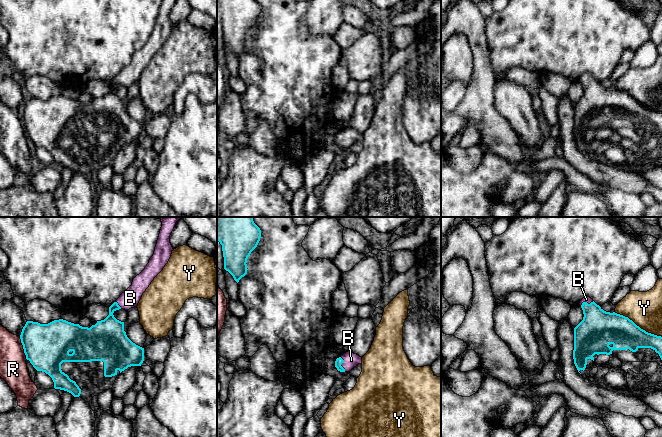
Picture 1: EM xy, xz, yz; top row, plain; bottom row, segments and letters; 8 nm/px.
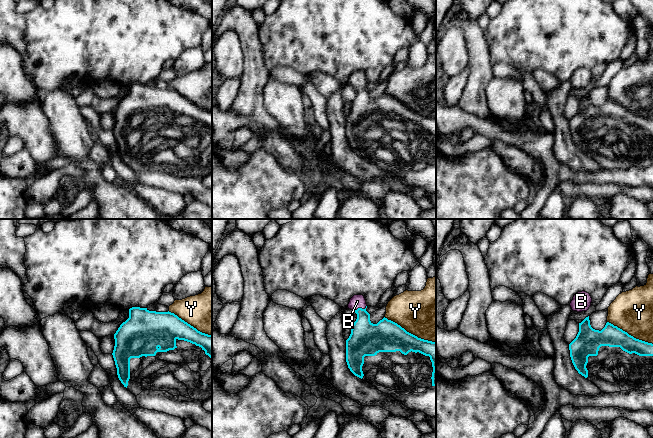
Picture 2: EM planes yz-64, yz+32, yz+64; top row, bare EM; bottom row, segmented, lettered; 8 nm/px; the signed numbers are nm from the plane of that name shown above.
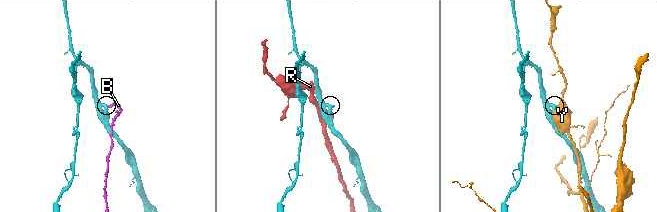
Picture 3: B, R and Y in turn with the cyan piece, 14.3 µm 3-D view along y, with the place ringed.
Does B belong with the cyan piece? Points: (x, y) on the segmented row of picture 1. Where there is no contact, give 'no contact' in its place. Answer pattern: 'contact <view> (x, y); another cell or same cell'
contact xz (341, 363); same cell

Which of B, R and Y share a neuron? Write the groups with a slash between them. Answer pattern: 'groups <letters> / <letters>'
groups B / R / Y

